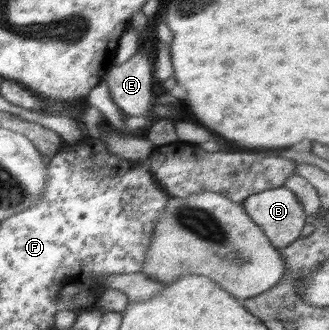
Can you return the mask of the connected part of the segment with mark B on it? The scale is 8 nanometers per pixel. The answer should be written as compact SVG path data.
M285 186L266 189L247 197L242 206L275 248L285 248L301 237L306 213L291 189Z

